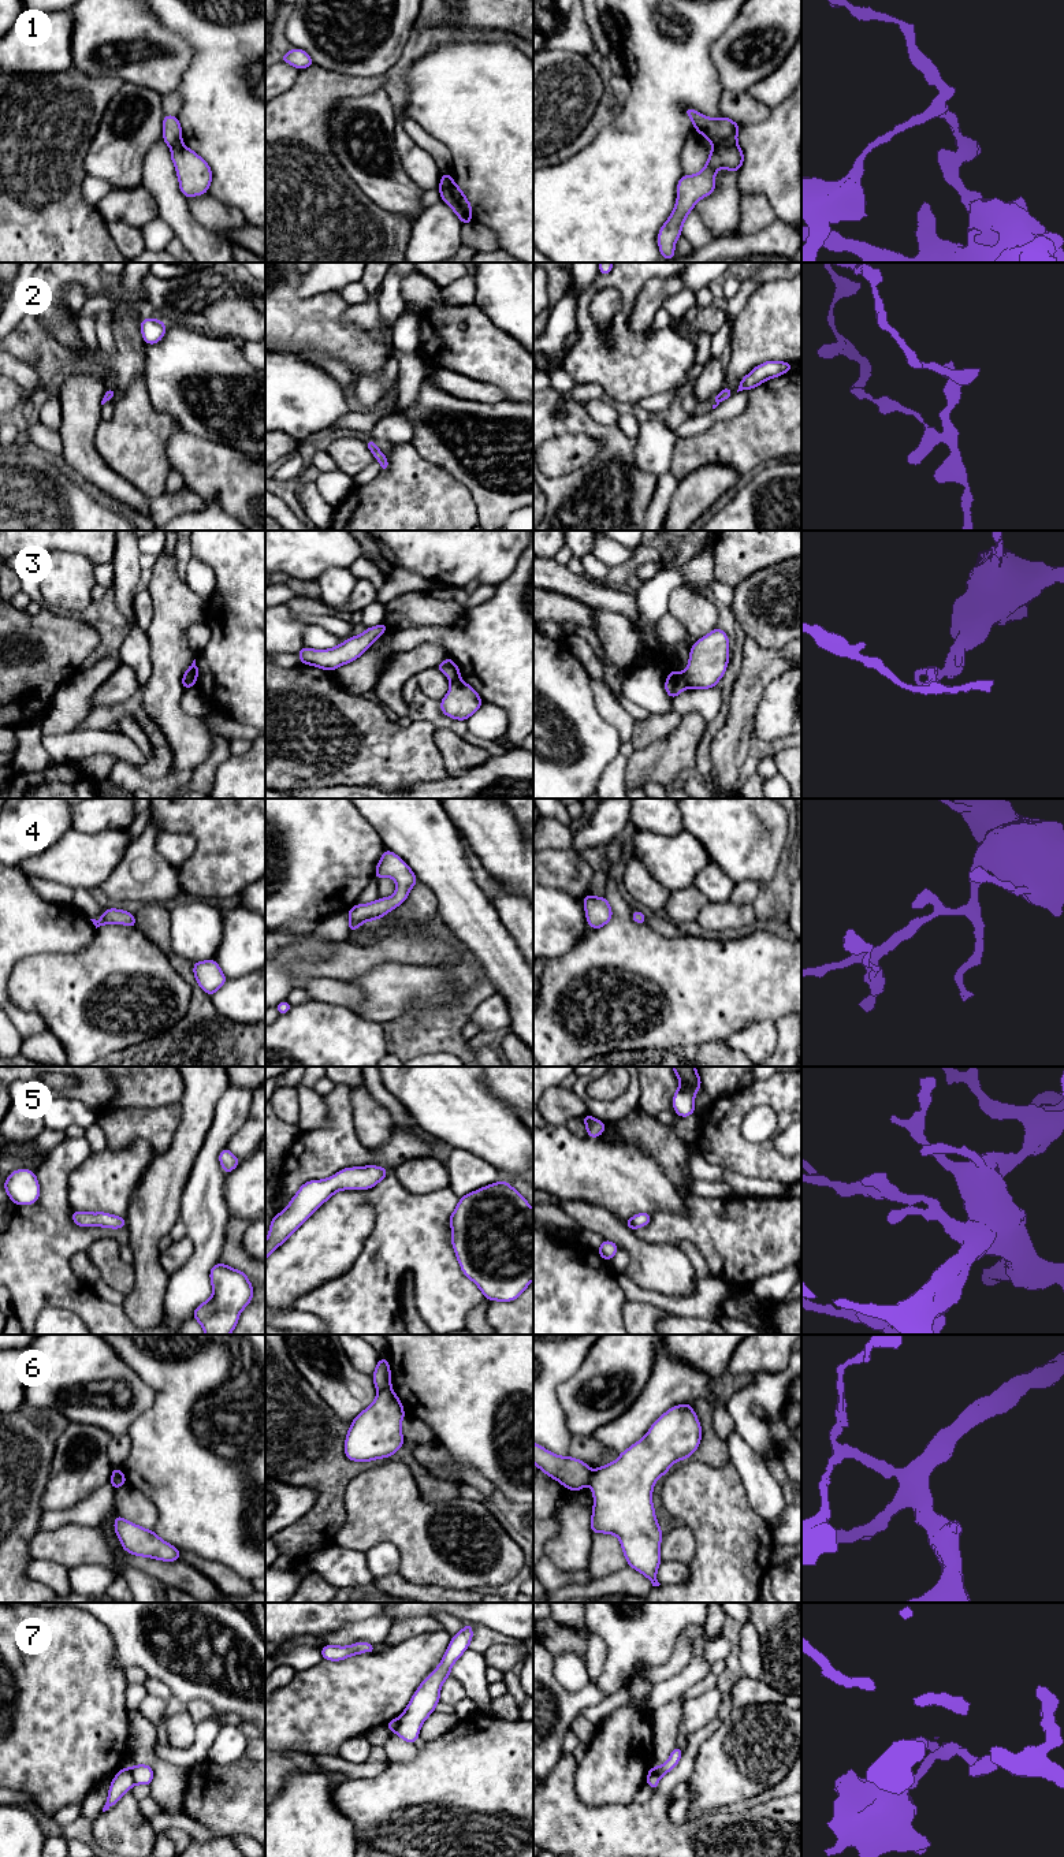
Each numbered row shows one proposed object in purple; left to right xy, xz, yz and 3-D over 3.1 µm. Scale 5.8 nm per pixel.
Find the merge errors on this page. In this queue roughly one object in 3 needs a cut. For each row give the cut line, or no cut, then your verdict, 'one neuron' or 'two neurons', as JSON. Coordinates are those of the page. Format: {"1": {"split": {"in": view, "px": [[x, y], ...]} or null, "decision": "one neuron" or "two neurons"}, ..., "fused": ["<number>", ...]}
{"1": {"split": {"in": "yz", "px": [[736, 141], [714, 148]]}, "decision": "two neurons"}, "2": {"split": null, "decision": "one neuron"}, "3": {"split": {"in": "yz", "px": [[681, 673], [688, 687]]}, "decision": "two neurons"}, "4": {"split": null, "decision": "one neuron"}, "5": {"split": null, "decision": "one neuron"}, "6": {"split": {"in": "xz", "px": [[390, 1387], [378, 1391]]}, "decision": "two neurons"}, "7": {"split": {"in": "xy", "px": [[127, 1768], [134, 1783]]}, "decision": "two neurons"}, "fused": ["1", "3", "6", "7"]}

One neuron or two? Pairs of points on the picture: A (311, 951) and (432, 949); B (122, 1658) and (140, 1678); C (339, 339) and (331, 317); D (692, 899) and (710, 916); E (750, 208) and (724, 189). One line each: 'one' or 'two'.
A: two
B: two
C: one
D: two
E: two

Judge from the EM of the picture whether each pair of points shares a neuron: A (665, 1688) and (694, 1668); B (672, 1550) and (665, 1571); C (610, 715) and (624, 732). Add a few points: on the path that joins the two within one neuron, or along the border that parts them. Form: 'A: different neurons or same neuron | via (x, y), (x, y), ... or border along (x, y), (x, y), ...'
A: same neuron | via (672, 1688), (687, 1675)
B: different neurons | border along (662, 1560), (679, 1560), (687, 1565)
C: same neuron | via (614, 719), (622, 728)

